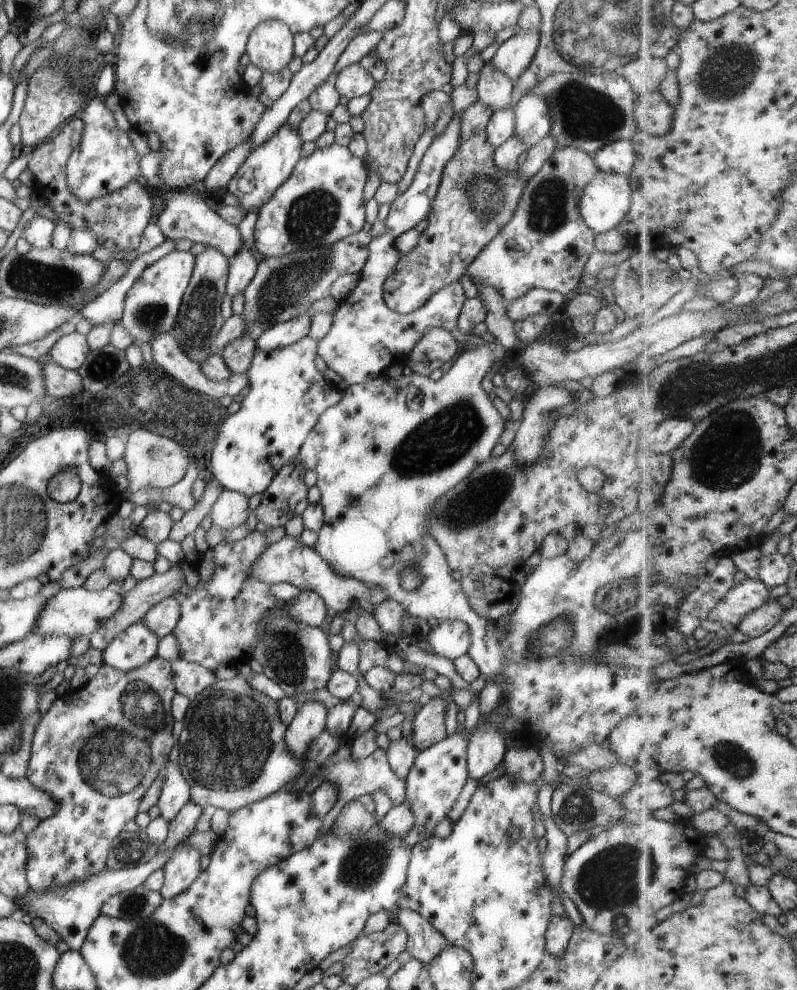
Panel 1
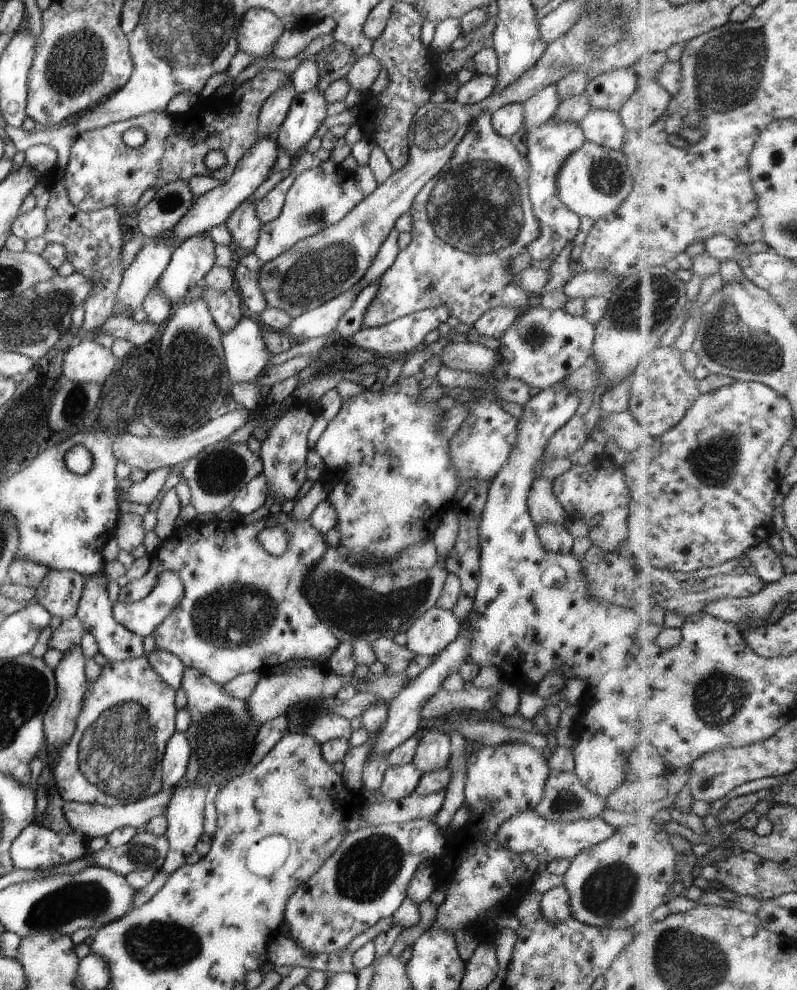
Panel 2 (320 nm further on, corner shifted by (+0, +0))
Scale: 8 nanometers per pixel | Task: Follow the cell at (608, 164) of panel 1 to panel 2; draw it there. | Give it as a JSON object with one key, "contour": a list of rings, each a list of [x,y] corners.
{"contour":[[[589,109],[578,125],[589,142],[614,151],[619,150],[627,135],[618,113],[607,109]]]}

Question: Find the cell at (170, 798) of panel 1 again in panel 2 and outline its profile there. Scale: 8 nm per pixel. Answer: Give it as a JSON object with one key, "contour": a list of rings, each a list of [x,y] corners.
{"contour":[[[173,731],[164,746],[161,757],[161,784],[162,788],[170,789],[181,778],[185,777],[186,764],[190,755],[191,747],[187,737],[182,731]]]}

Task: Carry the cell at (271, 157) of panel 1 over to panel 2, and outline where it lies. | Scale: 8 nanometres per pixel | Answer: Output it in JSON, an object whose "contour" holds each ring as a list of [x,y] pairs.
{"contour":[[[315,87],[293,95],[285,118],[274,134],[278,149],[286,148],[292,156],[314,136],[325,118],[327,102]]]}

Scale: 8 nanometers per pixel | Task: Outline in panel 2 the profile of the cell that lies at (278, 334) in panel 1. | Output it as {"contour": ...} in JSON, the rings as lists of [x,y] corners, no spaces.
{"contour":[[[350,286],[347,290],[316,306],[311,311],[305,311],[293,317],[287,330],[296,338],[317,338],[334,330],[341,315],[353,304],[361,287]]]}

